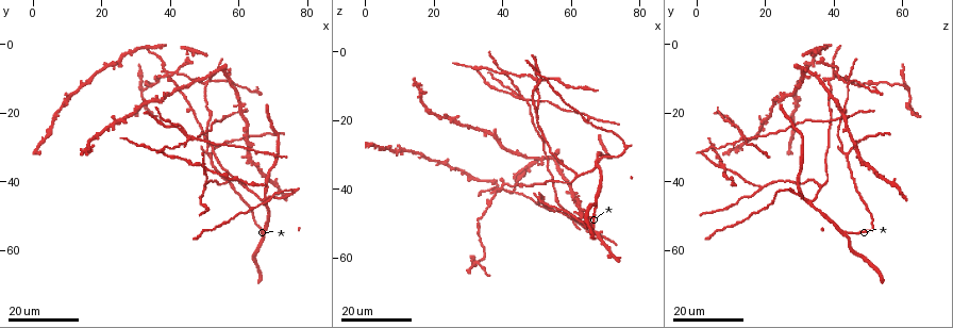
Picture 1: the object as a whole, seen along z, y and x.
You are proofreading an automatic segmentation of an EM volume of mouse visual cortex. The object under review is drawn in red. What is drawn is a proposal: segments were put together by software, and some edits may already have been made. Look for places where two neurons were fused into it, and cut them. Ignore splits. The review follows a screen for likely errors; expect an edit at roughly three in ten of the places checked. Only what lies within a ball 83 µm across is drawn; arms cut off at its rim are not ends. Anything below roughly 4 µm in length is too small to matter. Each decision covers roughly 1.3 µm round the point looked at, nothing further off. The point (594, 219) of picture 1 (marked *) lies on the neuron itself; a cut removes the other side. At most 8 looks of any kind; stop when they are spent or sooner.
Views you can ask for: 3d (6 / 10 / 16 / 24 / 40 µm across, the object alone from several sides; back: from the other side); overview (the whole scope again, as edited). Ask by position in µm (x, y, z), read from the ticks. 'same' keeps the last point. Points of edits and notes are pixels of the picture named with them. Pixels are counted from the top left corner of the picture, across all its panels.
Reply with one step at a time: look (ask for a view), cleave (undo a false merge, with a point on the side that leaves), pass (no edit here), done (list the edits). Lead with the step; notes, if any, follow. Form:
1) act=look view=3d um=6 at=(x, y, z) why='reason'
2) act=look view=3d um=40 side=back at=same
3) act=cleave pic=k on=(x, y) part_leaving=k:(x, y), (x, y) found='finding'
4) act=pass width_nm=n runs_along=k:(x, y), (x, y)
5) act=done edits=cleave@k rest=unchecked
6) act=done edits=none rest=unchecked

act=look view=3d um=24 at=(50.5, 42.0, 18.0) why='arms part here'

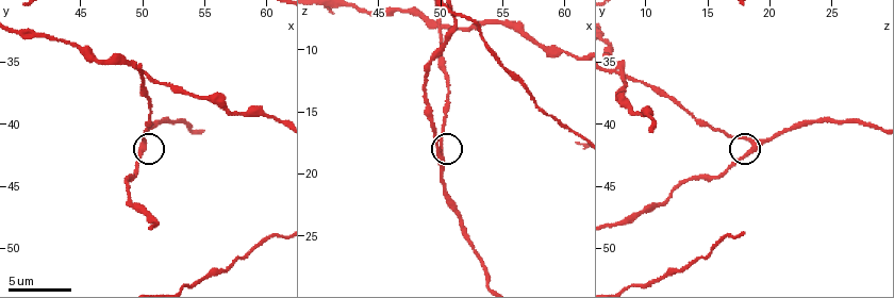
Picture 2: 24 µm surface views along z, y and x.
act=look view=3d um=6 at=(50.0, 41.6, 18.6)

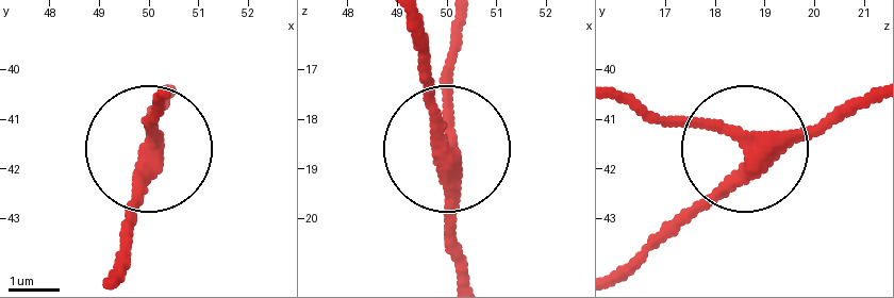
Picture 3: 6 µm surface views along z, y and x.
act=pass arms=3 runs_along=3:(466, 280), (424, 30) found='all the same neuron'

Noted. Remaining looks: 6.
act=look view=3d um=10 at=(50.2, 36.0, 8.2) why='four-way junction'

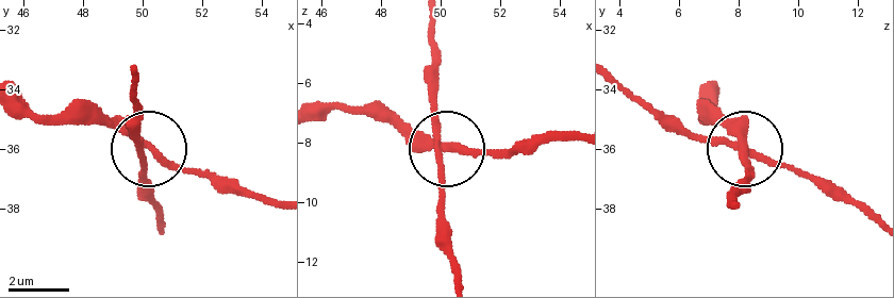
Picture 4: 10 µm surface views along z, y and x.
act=cleave pic=4 on=(180, 165) width_nm=250 found='a second neuron is stuck on'

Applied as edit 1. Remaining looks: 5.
act=look view=3d um=16 at=(67.0, 45.5, 33.0)

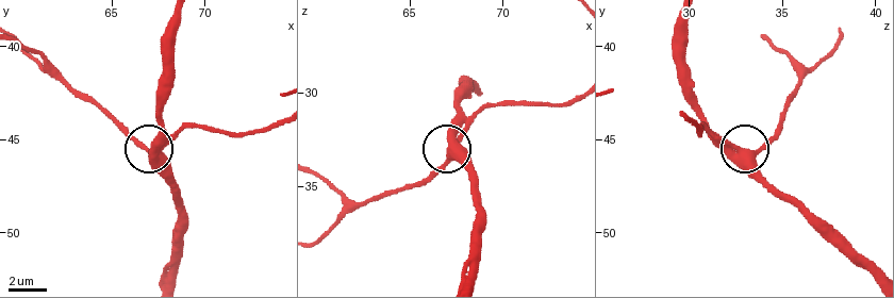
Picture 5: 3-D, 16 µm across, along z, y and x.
act=look view=3d um=10 at=(67.0, 45.7, 33.4)

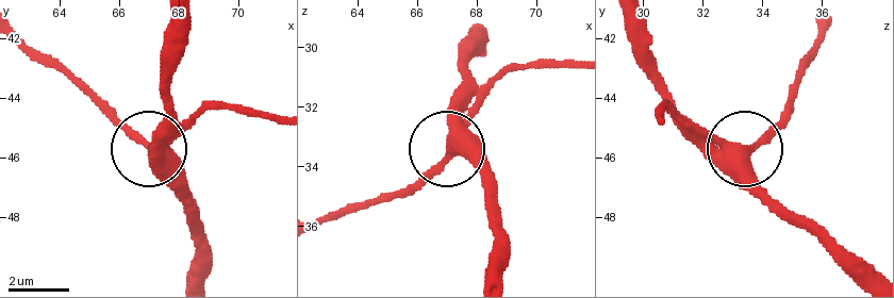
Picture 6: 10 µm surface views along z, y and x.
act=pass runs_along=6:(483, 275), (491, 191), (447, 137), (489, 94) found='all the same neuron'

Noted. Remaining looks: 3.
act=look view=3d um=16 at=(39.5, 9.0, 40.0) why='looks like a crossing'

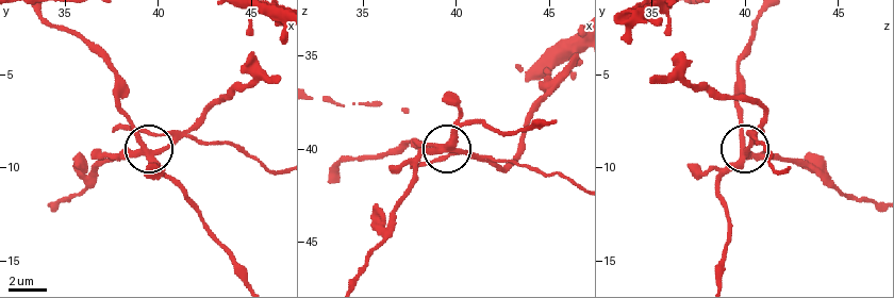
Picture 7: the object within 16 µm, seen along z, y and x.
act=look view=3d um=6 at=(39.1, 8.9, 39.9)

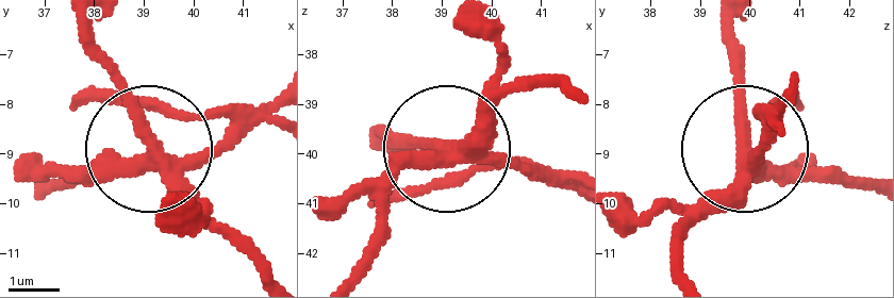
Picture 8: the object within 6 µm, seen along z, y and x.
act=cleave pic=8 on=(218, 111) width_nm=310 part_leaving=8:(452, 163), (397, 176), (393, 227), (363, 278) found='a second neuron is stuck on'

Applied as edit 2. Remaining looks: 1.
act=done edits=cleave@4,cleave@8 rest=unchecked

